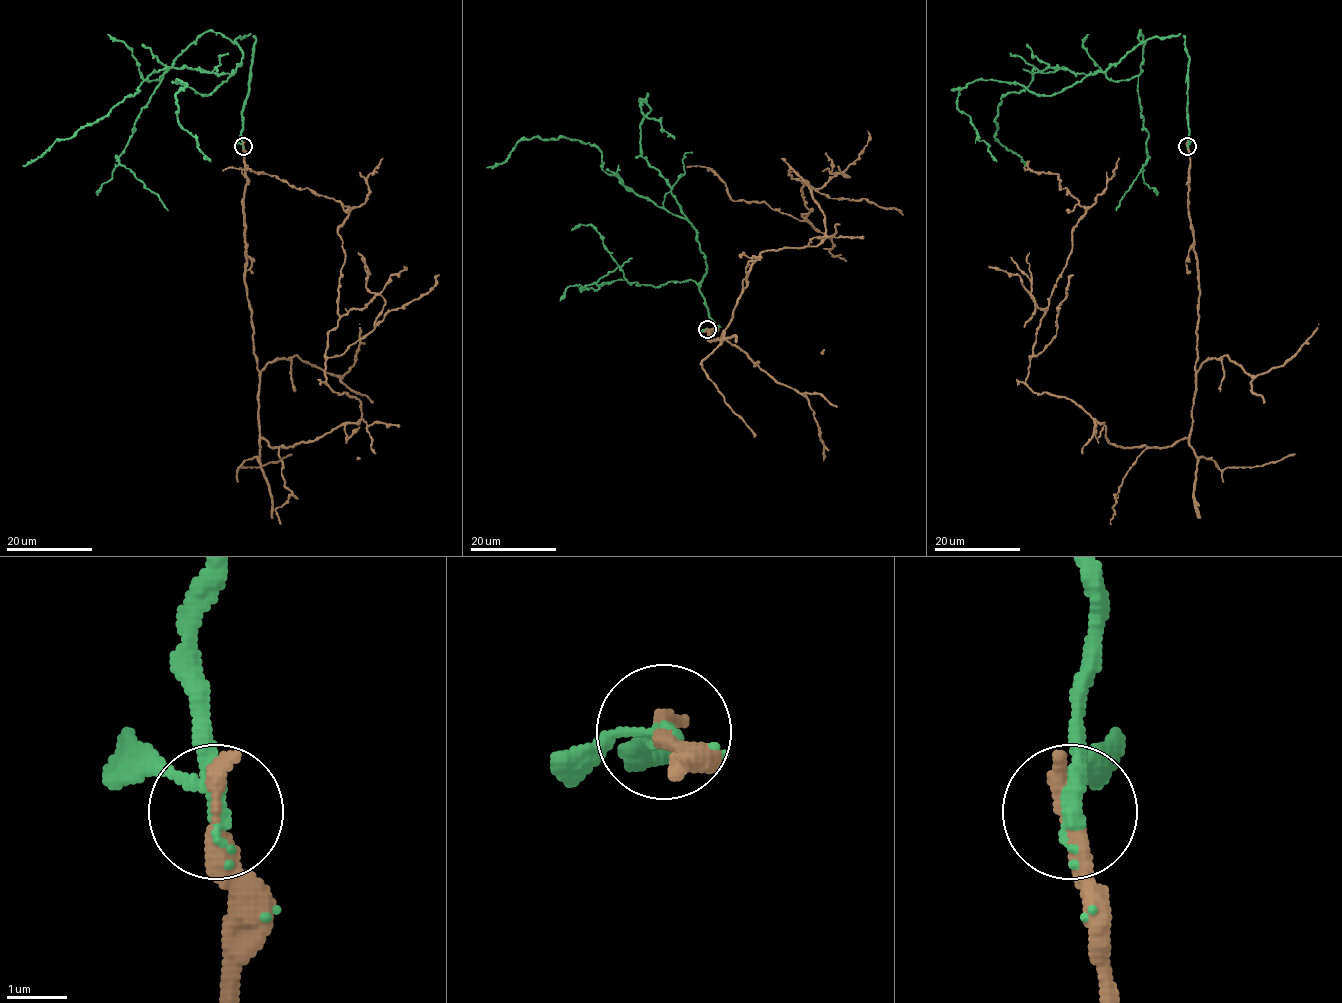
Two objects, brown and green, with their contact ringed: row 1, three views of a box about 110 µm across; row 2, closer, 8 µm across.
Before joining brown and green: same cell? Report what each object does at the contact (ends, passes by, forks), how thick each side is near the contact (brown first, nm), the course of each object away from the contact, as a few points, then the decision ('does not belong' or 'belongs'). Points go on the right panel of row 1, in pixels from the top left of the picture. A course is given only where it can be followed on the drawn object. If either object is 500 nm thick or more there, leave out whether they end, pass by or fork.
brown ends; green passes by; calibres 380 and 240 nm; course brown (1186, 146), (1197, 354), (1190, 435), (1165, 447), (1116, 447), (1025, 383), (1085, 209), (1057, 174), (1025, 170); course green (1187, 146), (1185, 38), (1155, 37), (1104, 71), (1047, 67), (1027, 87), (1004, 95), (996, 139), (1025, 166); belongs

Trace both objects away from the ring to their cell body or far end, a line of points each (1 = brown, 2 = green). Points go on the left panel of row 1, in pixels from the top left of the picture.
1: (243, 146), (259, 435), (271, 447), (314, 441), (362, 416), (326, 383), (349, 209), (268, 174), (222, 170)
2: (243, 146), (250, 34), (235, 40), (242, 61), (231, 74), (165, 67), (138, 93), (23, 166)

